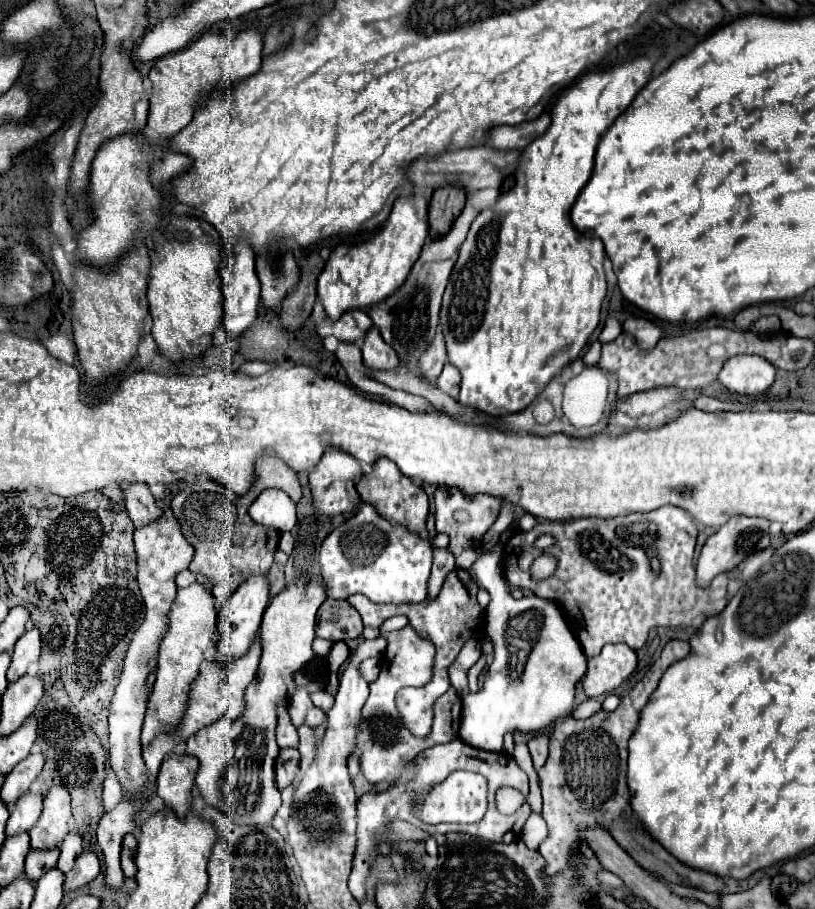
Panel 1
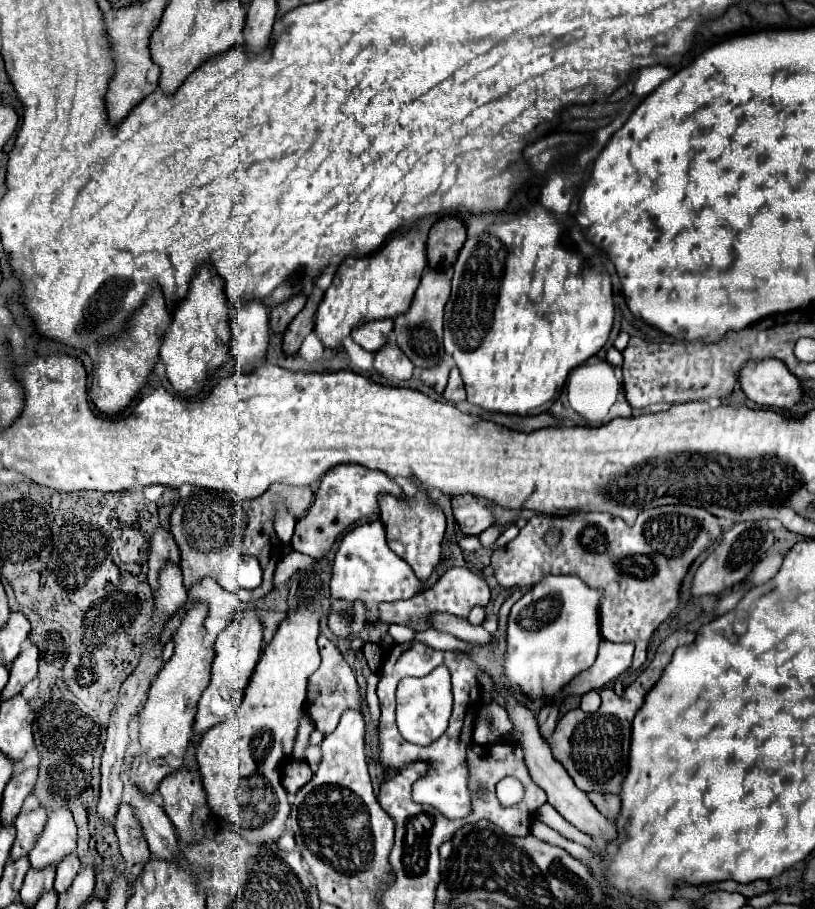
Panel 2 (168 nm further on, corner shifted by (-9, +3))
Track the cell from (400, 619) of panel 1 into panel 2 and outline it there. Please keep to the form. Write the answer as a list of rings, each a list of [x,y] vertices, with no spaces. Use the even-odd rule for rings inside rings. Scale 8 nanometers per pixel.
[[[396,624],[389,626],[388,633],[390,633],[396,644],[411,642],[415,635],[415,631],[410,627]]]

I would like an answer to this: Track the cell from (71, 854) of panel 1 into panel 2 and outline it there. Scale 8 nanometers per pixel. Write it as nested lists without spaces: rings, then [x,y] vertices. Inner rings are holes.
[[[74,853],[66,855],[58,863],[58,869],[56,869],[56,881],[54,881],[56,893],[64,893],[70,887],[72,879],[78,875],[78,871],[80,871],[80,859],[78,859],[78,855],[74,855]]]

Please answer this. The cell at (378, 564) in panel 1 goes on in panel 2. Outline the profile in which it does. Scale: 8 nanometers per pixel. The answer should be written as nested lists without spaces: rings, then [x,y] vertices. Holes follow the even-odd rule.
[[[380,519],[356,525],[342,537],[332,563],[330,593],[334,599],[346,599],[346,601],[362,599],[366,605],[374,605],[382,601],[412,599],[424,587],[426,581],[418,579],[412,567],[388,547],[386,527],[382,525]]]

